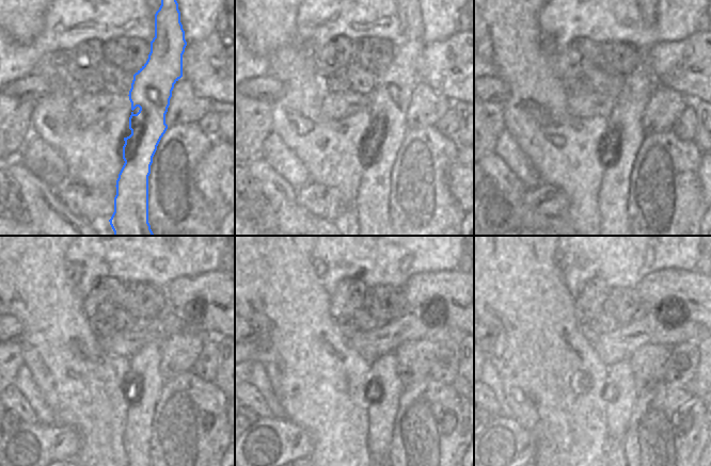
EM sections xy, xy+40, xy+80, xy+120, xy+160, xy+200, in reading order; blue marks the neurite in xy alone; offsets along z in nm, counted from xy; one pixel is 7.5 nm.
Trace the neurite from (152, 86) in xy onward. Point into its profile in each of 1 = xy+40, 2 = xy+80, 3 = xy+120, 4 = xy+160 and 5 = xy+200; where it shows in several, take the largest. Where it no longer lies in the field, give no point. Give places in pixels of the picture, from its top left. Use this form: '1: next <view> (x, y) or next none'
1: next xy+40 (390, 99)
2: next xy+80 (625, 124)
3: next xy+120 (146, 383)
4: next xy+160 (384, 388)
5: next xy+200 (620, 388)

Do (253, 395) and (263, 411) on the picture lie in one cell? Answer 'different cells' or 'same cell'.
same cell

